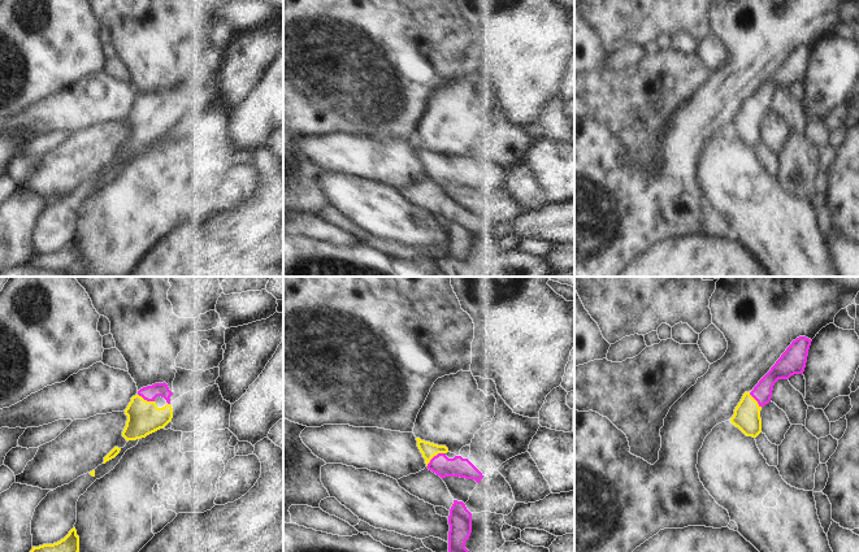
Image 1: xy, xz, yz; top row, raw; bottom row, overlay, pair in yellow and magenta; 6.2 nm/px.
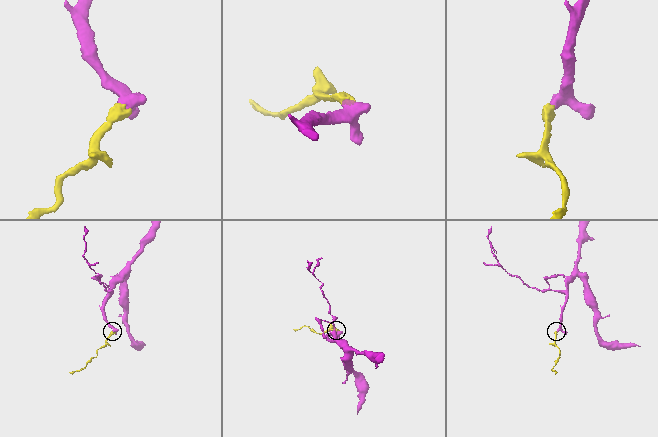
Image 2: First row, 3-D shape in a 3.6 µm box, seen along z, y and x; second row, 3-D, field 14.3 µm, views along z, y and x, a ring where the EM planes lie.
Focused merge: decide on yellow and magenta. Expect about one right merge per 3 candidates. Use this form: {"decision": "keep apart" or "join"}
{"decision": "join"}

